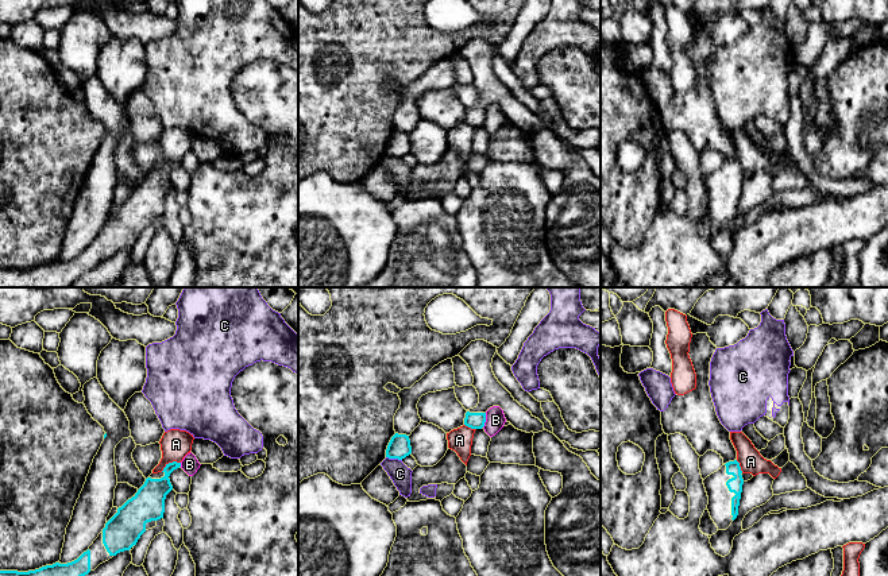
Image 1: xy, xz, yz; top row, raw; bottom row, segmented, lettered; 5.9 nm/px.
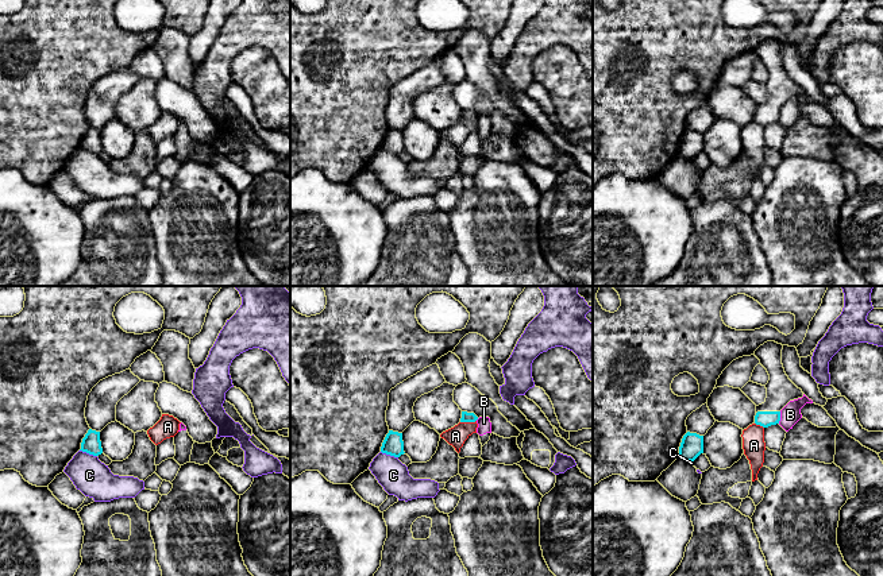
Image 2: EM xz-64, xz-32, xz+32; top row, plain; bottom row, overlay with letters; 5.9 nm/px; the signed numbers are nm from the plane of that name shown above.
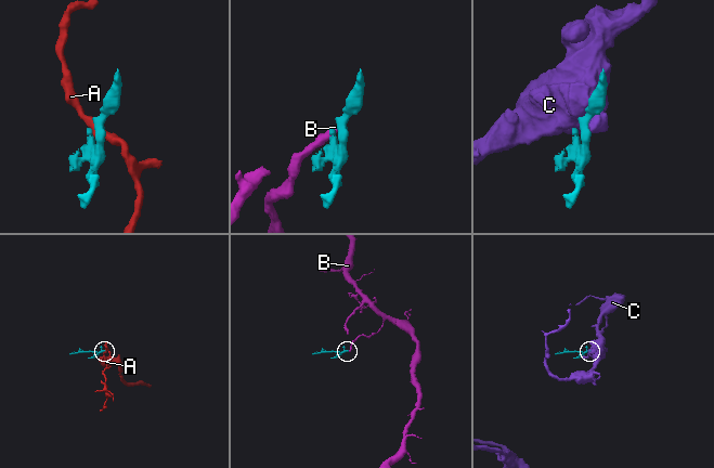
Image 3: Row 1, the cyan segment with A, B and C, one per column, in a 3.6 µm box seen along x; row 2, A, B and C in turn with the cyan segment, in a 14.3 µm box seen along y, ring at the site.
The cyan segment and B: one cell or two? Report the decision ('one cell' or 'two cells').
two cells

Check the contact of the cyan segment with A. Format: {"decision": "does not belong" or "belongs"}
{"decision": "does not belong"}

